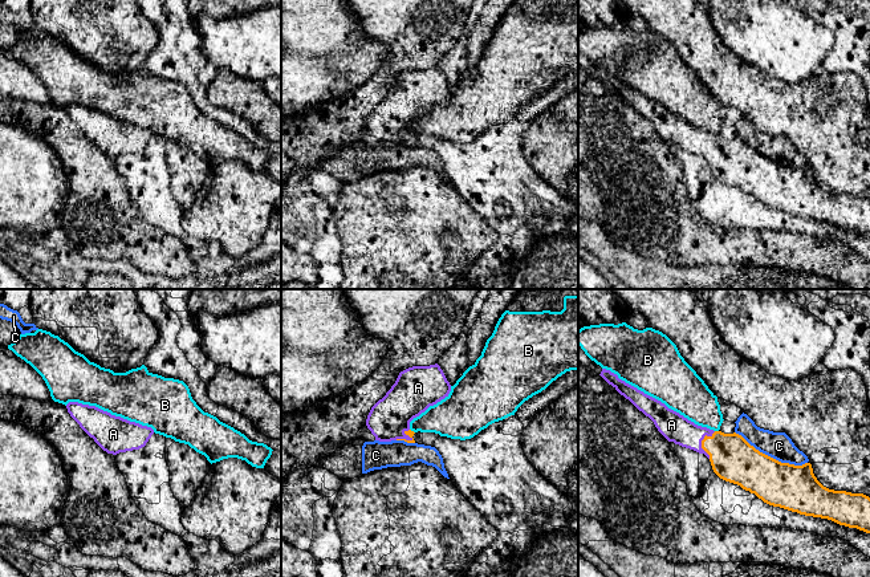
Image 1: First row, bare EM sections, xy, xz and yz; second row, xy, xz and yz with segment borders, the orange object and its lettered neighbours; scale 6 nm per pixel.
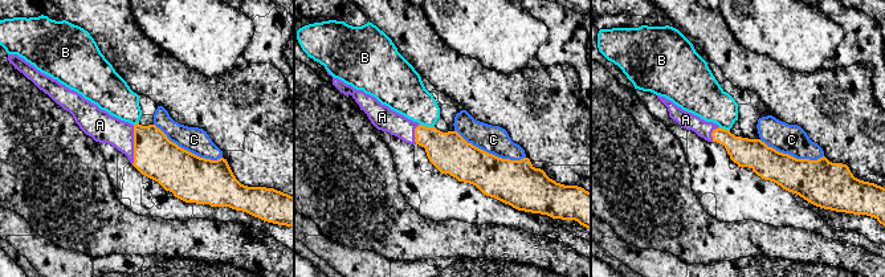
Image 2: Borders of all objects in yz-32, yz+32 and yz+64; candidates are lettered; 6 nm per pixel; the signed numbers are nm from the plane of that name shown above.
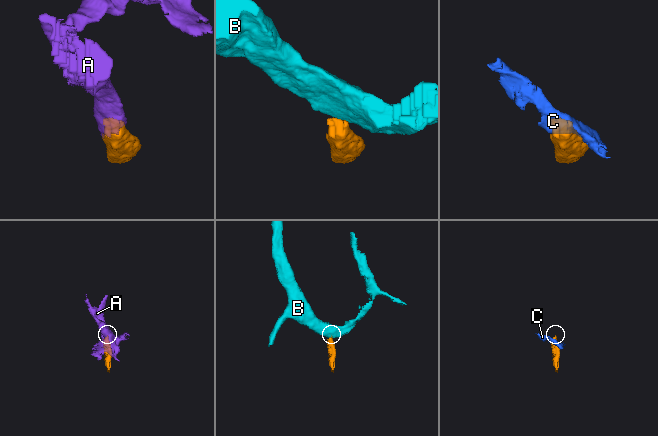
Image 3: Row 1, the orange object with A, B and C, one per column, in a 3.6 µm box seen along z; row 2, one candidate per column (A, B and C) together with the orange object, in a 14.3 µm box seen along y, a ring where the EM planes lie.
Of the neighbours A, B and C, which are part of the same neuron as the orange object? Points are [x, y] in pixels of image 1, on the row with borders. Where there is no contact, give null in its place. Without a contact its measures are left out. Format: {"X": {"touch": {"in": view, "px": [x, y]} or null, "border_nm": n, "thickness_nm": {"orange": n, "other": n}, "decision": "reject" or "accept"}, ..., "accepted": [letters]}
{"A": {"touch": {"in": "yz", "px": [702, 442]}, "border_nm": 170, "thickness_nm": {"orange": 280, "other": 170}, "decision": "accept"}, "B": {"touch": {"in": "yz", "px": [716, 431]}, "border_nm": 30, "thickness_nm": {"orange": 280, "other": 240}, "decision": "reject"}, "C": {"touch": {"in": "yz", "px": [769, 456]}, "border_nm": 480, "thickness_nm": {"orange": 280, "other": 160}, "decision": "reject"}, "accepted": ["A"]}

